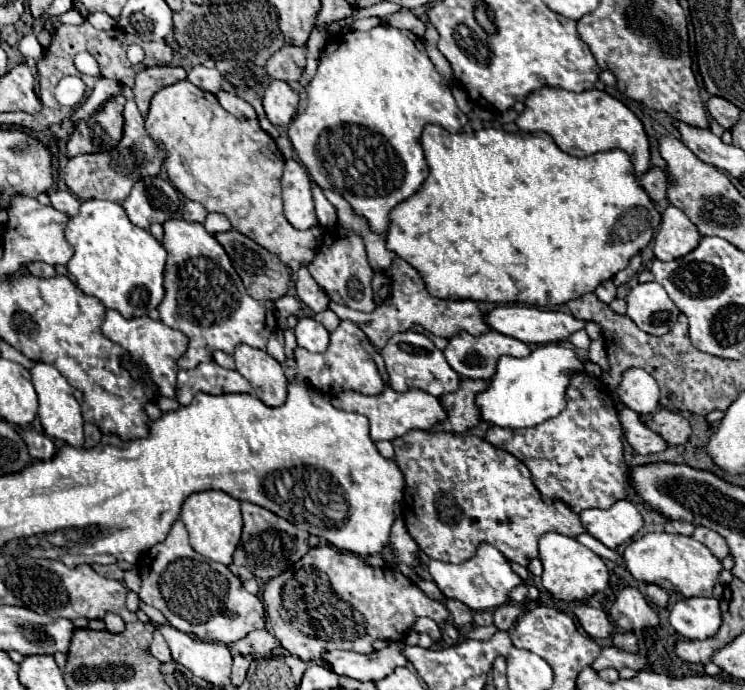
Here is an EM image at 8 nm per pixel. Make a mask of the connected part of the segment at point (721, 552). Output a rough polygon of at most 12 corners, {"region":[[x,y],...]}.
{"region":[[697,526],[693,538],[719,560],[729,556],[727,542],[717,532]]}

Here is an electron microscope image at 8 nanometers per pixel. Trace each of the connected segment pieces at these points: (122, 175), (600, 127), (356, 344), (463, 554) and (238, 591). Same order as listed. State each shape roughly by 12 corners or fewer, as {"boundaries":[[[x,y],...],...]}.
{"boundaries":[[[127,100],[115,148],[79,154],[65,184],[81,200],[123,202],[159,176],[163,144]],[[539,88],[515,124],[577,158],[649,168],[641,120],[605,90]],[[341,320],[325,354],[295,350],[299,376],[329,396],[383,392],[367,336]],[[473,434],[393,440],[407,532],[433,560],[481,542],[527,566],[579,514]],[[175,520],[139,598],[185,634],[233,644],[265,606]]]}

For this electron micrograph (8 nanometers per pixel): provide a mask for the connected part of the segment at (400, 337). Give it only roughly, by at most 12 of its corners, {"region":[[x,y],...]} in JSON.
{"region":[[425,334],[389,338],[389,386],[457,392],[459,374]]}

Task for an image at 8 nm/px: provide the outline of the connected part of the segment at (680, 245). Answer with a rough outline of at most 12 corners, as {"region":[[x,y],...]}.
{"region":[[667,206],[655,238],[659,260],[699,246],[699,228],[683,210]]}

